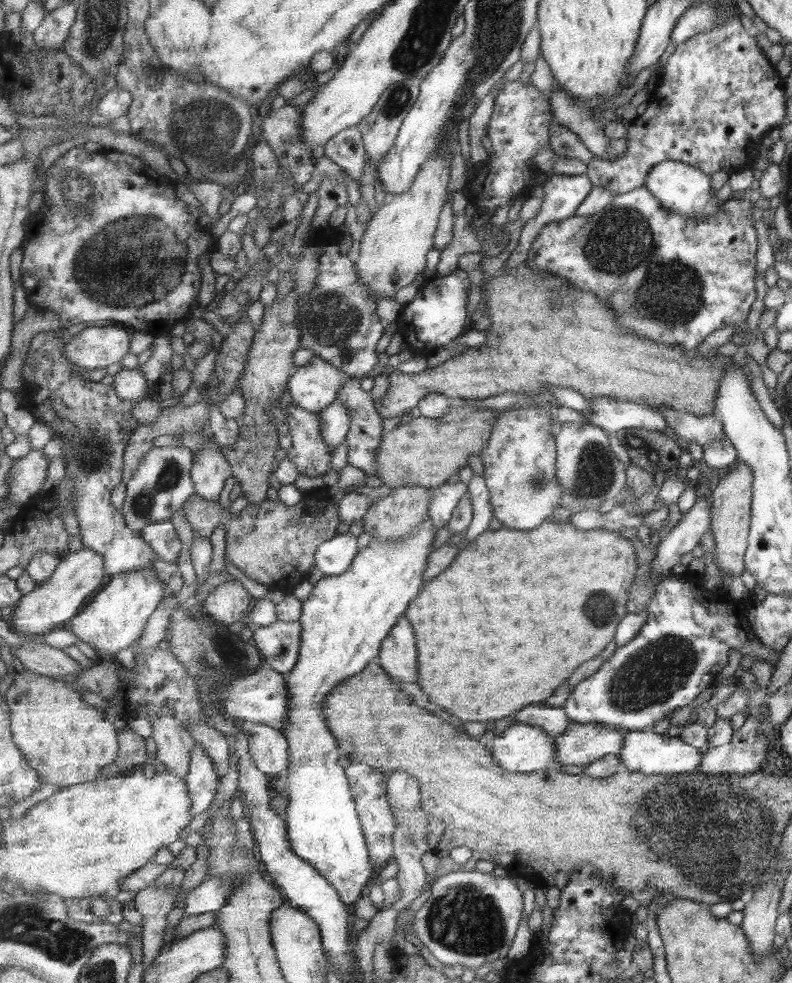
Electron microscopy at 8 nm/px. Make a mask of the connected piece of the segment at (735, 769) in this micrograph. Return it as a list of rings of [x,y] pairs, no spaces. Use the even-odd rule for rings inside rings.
[[[757,714],[746,717],[743,728],[734,729],[728,744],[719,747],[707,747],[703,749],[697,770],[703,774],[735,774],[747,775],[756,772],[760,762],[767,754],[767,740],[758,731],[760,716]]]

